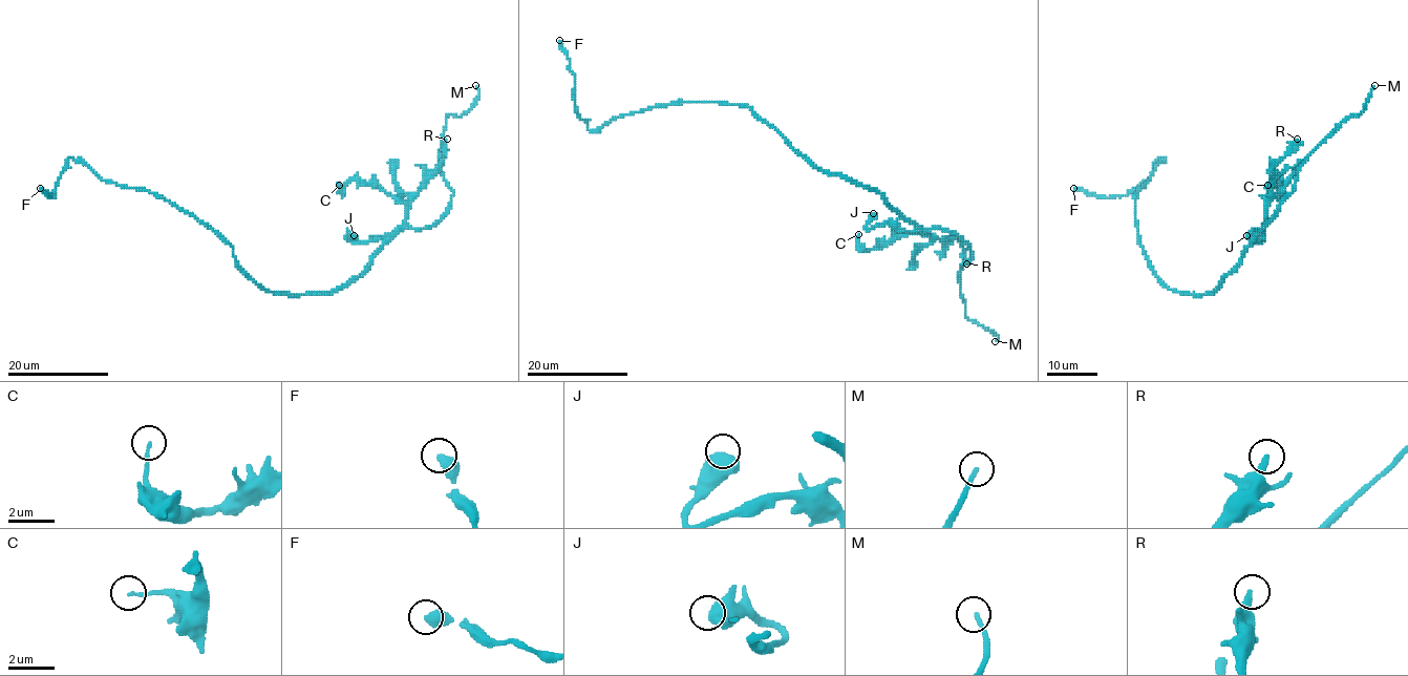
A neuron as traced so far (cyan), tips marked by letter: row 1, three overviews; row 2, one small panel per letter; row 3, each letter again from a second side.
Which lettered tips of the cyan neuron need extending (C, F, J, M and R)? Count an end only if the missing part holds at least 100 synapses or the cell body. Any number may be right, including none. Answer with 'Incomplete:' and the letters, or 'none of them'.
Incomplete: M

